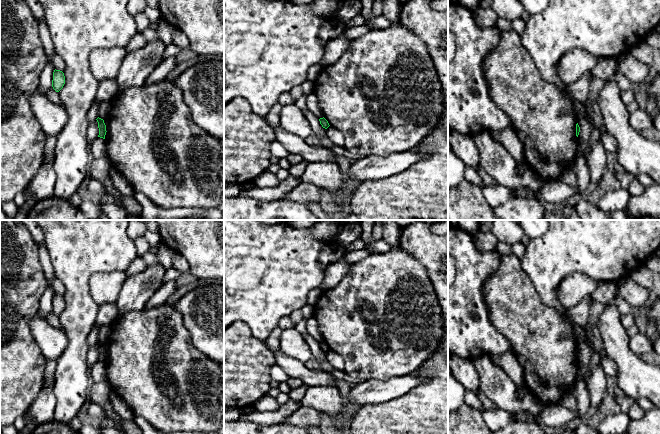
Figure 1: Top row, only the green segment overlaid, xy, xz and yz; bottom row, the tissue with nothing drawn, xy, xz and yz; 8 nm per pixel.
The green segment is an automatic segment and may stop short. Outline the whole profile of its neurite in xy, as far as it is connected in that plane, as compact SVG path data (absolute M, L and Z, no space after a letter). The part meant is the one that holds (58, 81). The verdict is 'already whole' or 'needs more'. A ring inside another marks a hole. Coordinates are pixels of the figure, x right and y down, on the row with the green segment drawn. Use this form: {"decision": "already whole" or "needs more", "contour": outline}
{"decision": "already whole", "contour": "M54 70L53 72L53 80L52 87L56 92L59 92L65 84L65 76L64 73L60 70Z"}

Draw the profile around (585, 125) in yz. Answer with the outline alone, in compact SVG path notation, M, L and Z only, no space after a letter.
M587 116L582 119L578 119L577 123L580 127L580 132L578 135L578 139L580 142L586 142L590 139L592 133L592 125L591 121Z

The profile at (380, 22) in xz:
M380 15L377 17L373 17L370 20L367 20L365 26L367 26L370 30L375 30L375 29L383 30L391 26L394 26L395 24L396 22L393 22L387 19L385 16Z

